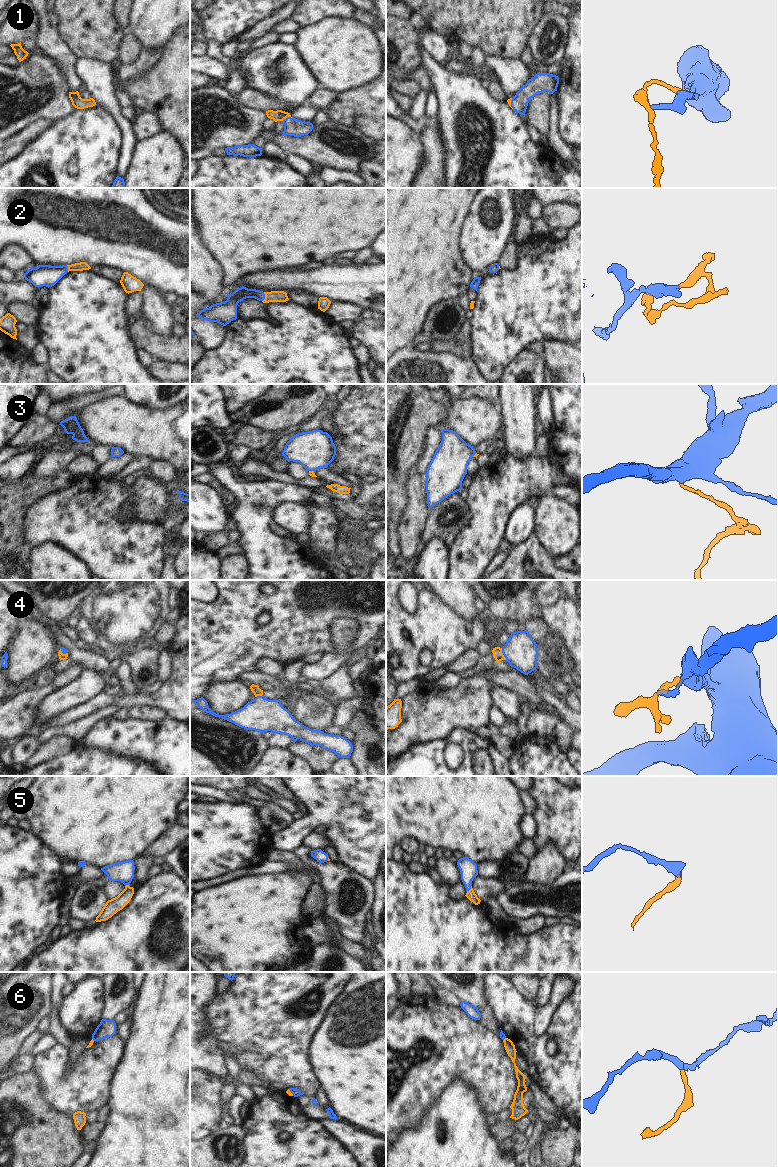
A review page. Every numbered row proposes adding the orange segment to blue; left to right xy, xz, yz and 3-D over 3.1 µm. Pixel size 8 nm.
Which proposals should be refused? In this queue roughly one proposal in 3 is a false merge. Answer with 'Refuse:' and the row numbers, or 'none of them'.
Refuse: 6

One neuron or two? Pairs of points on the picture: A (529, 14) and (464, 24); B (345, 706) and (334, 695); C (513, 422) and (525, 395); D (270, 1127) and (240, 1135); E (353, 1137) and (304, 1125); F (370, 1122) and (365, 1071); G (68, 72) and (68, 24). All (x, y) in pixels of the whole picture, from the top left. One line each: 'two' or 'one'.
A: one
B: two
C: one
D: two
E: two
F: one
G: two

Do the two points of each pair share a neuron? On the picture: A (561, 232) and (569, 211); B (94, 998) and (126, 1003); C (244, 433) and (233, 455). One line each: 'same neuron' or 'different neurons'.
A: different neurons
B: different neurons
C: different neurons

